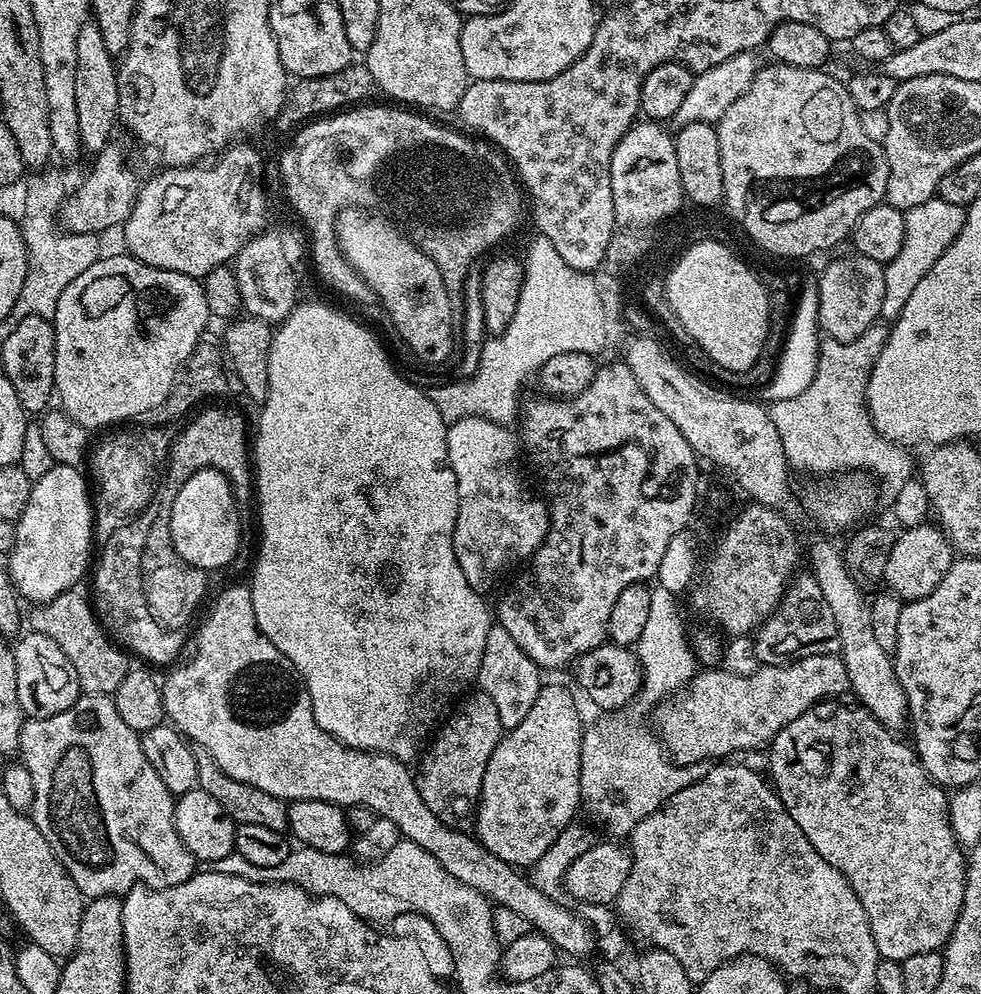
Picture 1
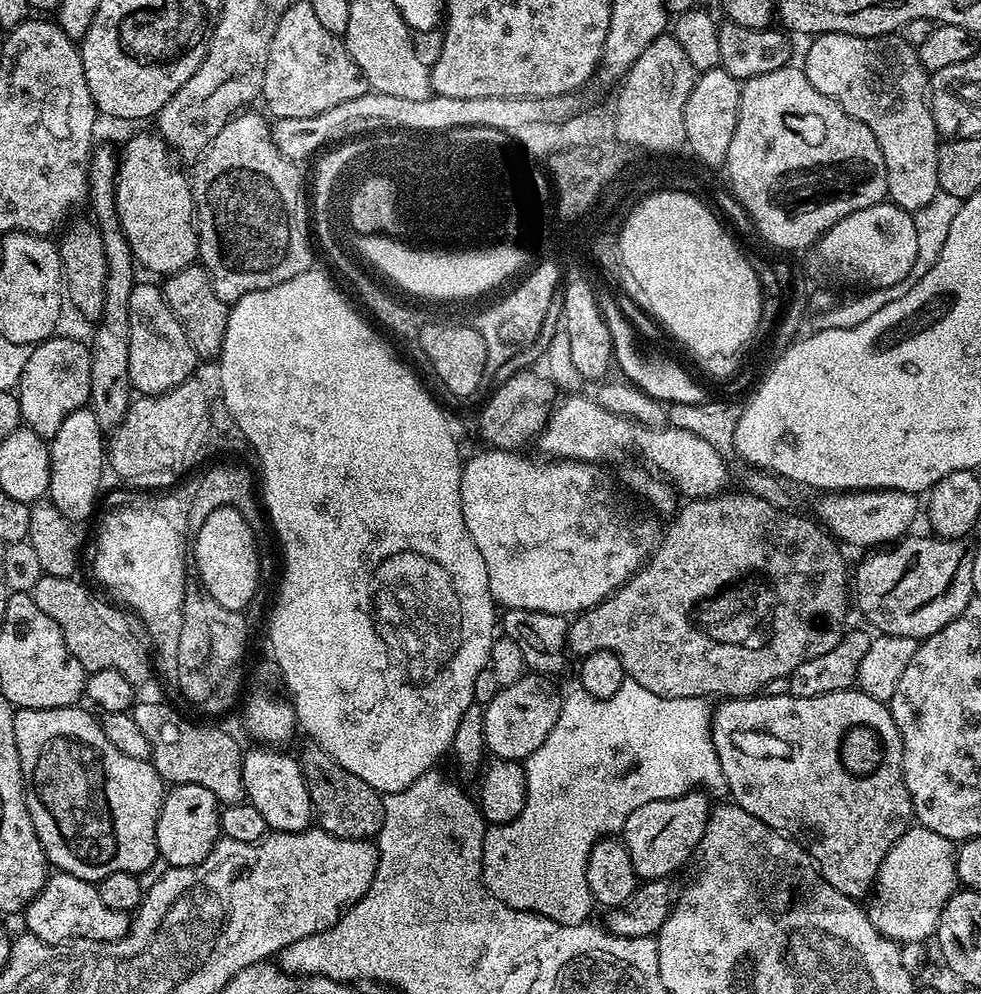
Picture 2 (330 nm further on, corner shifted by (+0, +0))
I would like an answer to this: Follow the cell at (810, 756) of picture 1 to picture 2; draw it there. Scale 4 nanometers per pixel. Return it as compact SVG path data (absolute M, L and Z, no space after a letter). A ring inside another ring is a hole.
M849 690L846 692L831 692L814 698L798 698L797 696L765 696L757 694L743 698L724 698L715 705L712 714L712 741L718 754L718 762L722 766L724 783L727 791L732 791L731 799L746 814L754 814L766 826L775 832L783 832L797 844L806 846L806 851L820 869L820 875L834 890L853 898L867 897L873 891L877 882L879 868L887 852L913 823L912 803L904 781L904 766L902 764L902 738L898 726L892 717L891 707L885 701L870 698L865 692Z

